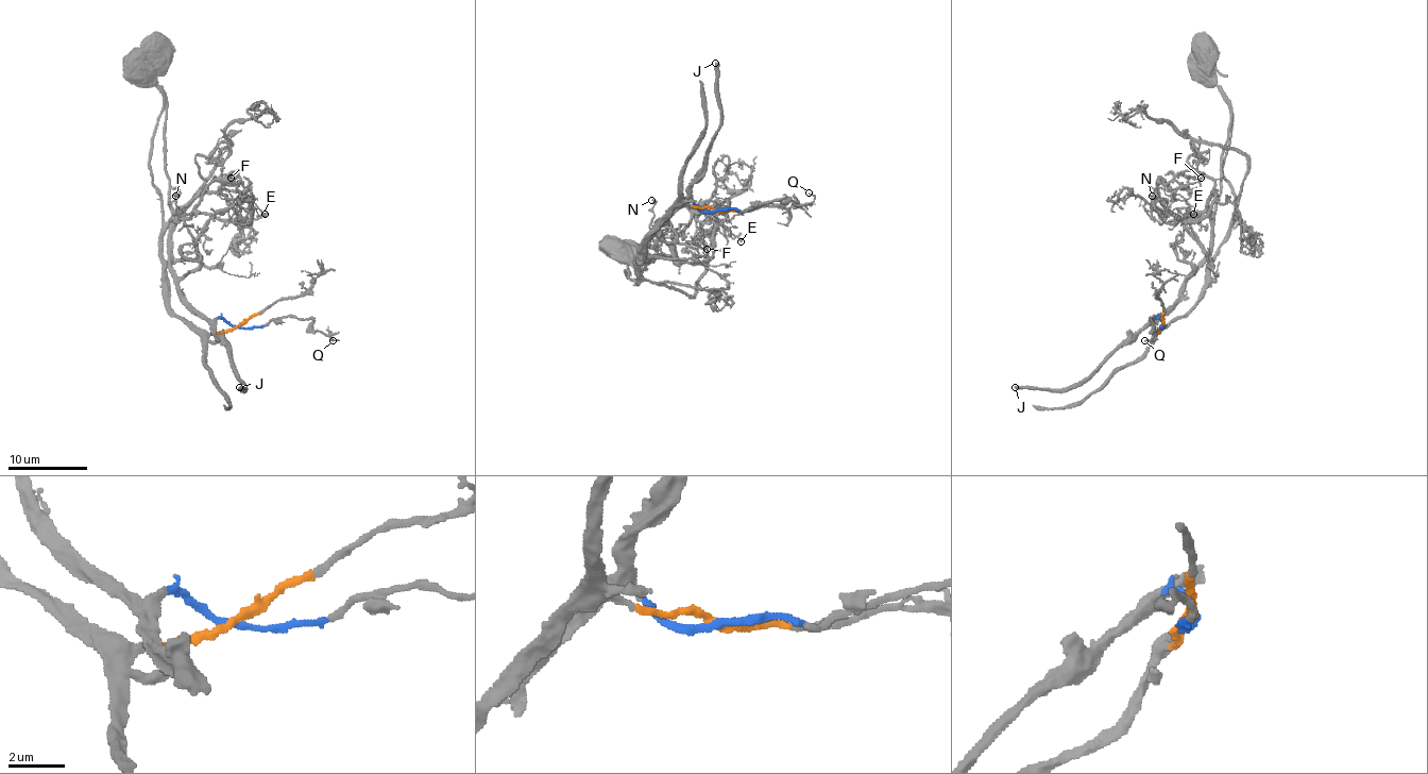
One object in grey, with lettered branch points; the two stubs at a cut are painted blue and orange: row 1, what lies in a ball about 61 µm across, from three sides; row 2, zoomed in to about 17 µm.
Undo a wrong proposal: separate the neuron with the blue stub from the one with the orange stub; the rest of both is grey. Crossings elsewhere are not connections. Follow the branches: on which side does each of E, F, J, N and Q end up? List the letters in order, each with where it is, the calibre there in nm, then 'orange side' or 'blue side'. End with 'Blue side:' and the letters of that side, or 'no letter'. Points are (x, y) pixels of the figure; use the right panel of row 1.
E: place (1193, 214); calibre 120 nm; blue side
F: place (1201, 178); calibre 110 nm; blue side
J: place (1015, 387); calibre 320 nm; blue side
N: place (1152, 196); calibre 120 nm; blue side
Q: place (1144, 340); calibre 140 nm; blue side
Blue side: E, F, J, N, Q

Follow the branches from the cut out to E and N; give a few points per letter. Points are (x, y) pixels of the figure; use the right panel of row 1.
E: (1163, 326), (1153, 319), (1209, 253), (1214, 194), (1205, 215), (1177, 219), (1193, 213)
N: (1163, 326), (1153, 319), (1209, 253), (1210, 223), (1205, 213), (1179, 196), (1167, 196), (1161, 187), (1151, 196)

